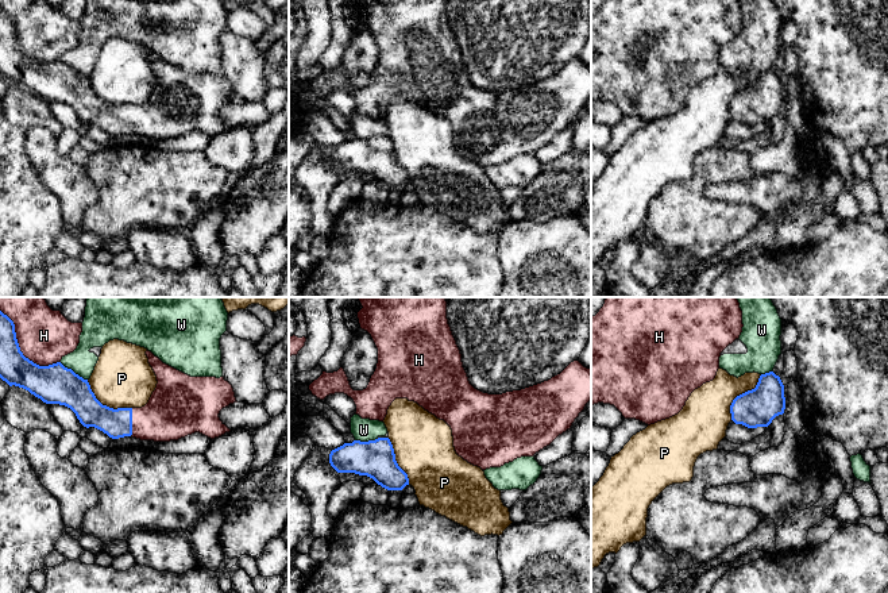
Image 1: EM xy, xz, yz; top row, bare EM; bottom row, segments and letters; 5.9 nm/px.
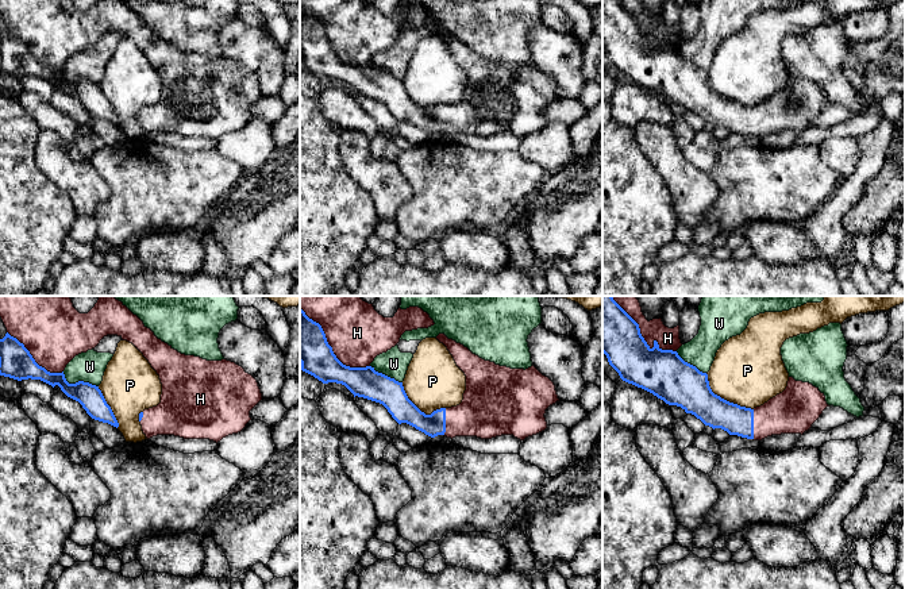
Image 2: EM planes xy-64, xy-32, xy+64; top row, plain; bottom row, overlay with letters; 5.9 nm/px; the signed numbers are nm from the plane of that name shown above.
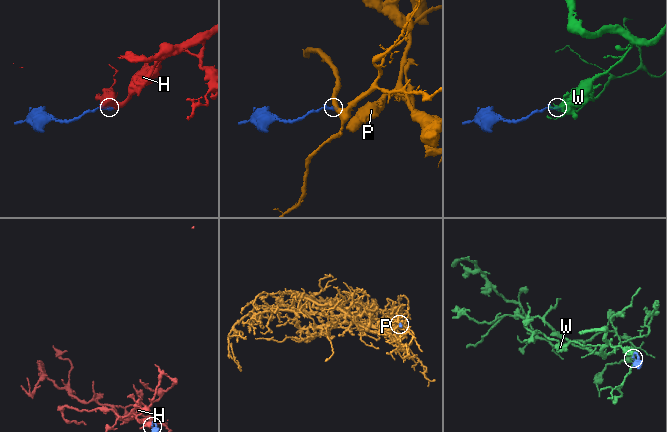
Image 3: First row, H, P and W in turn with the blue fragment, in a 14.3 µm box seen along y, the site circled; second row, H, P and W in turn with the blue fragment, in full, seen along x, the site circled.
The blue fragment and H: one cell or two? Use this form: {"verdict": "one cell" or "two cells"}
{"verdict": "one cell"}

